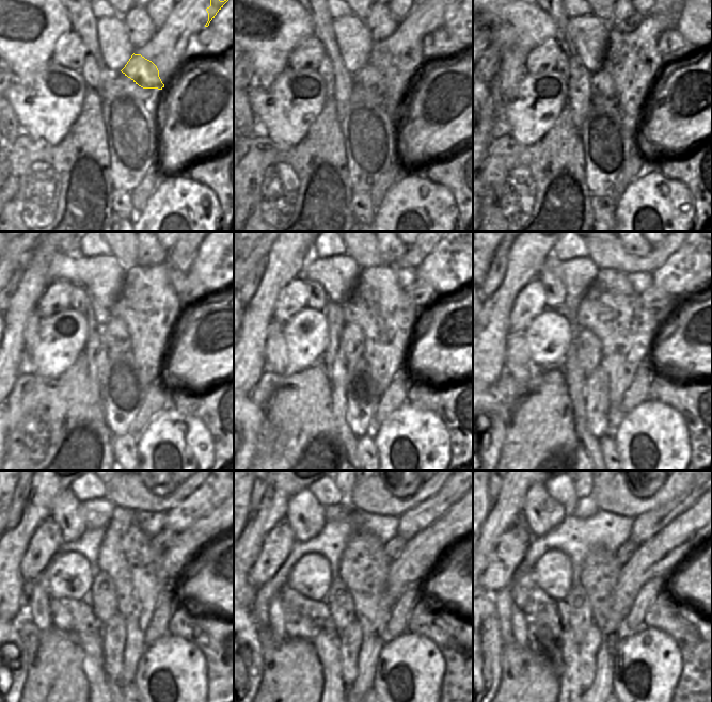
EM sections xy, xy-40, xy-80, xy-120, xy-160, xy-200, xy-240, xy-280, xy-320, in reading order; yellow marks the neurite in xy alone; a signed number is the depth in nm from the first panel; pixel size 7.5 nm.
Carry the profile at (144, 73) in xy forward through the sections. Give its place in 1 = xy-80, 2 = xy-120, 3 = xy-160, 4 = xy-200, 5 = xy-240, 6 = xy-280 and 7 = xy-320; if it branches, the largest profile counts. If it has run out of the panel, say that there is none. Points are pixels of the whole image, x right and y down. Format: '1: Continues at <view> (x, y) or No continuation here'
1: Continues at xy-80 (603, 92)
2: Continues at xy-120 (117, 337)
3: Continues at xy-160 (352, 339)
4: Continues at xy-200 (588, 347)
5: Continues at xy-240 (103, 597)
6: Continues at xy-280 (339, 599)
7: Continues at xy-320 (581, 615).

